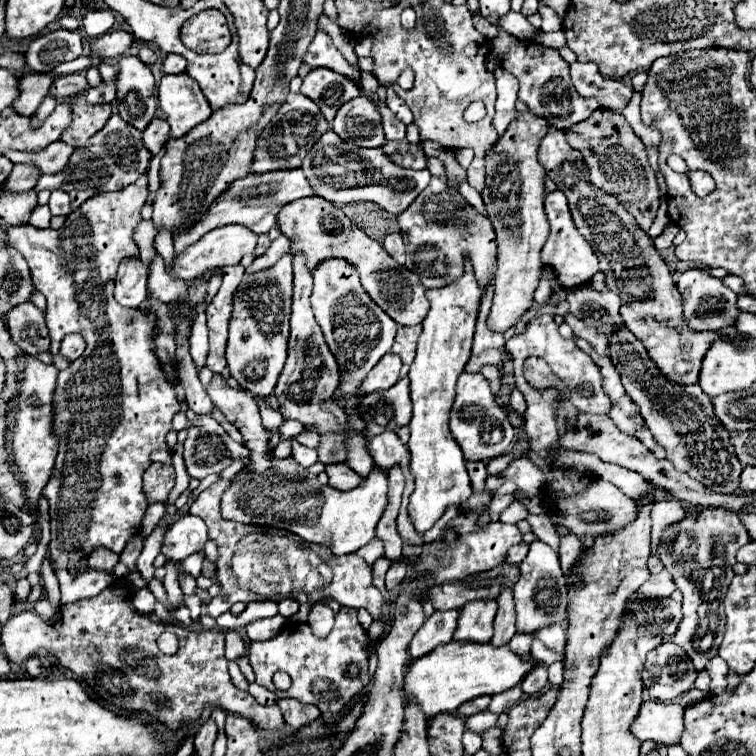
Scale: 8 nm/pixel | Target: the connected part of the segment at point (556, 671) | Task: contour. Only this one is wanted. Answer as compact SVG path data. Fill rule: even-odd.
M555 662L547 670L549 670L549 684L559 686L563 680L563 662Z

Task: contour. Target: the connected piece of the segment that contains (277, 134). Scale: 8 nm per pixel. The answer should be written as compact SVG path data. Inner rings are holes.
M303 94L287 96L287 100L281 104L281 108L275 114L275 118L271 120L271 124L263 128L263 132L259 136L259 138L263 138L263 148L255 150L253 164L249 166L249 172L271 172L271 170L281 170L281 168L287 170L287 168L301 166L301 162L311 146L311 142L307 142L307 140L313 138L317 142L319 136L327 130L329 130L329 124L313 100L309 100ZM301 138L305 138L305 140L301 140Z

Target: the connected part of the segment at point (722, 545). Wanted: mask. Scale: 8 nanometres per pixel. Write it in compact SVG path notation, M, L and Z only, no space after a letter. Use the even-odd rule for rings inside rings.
M697 508L687 512L683 520L669 524L661 536L659 558L683 592L683 620L669 640L681 648L697 648L701 652L701 656L695 656L697 670L703 670L705 664L717 656L725 630L723 600L727 586L735 576L731 566L735 564L737 550L747 542L751 542L751 538L737 512L725 508ZM709 570L715 572L715 592L703 592L703 580L709 576Z

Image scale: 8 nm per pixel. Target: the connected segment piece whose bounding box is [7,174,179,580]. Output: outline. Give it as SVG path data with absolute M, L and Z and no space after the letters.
M143 174L135 184L119 192L89 198L65 220L61 230L37 230L29 224L7 227L9 242L25 256L31 268L33 286L47 298L45 320L51 336L49 352L57 354L63 336L69 332L79 332L87 340L87 352L75 360L69 370L59 372L55 390L57 414L53 426L59 436L59 454L53 474L43 488L51 514L49 552L55 560L59 580L65 574L81 574L83 570L73 570L73 566L79 566L79 562L85 560L97 546L105 546L119 554L127 540L139 532L141 520L149 506L143 492L143 472L151 464L151 452L167 448L165 436L171 430L173 414L179 412L175 384L165 378L165 372L153 352L155 316L151 312L145 314L141 310L123 308L113 298L113 280L119 262L123 258L139 256L137 244L131 236L141 222L141 208L147 196L147 174Z

